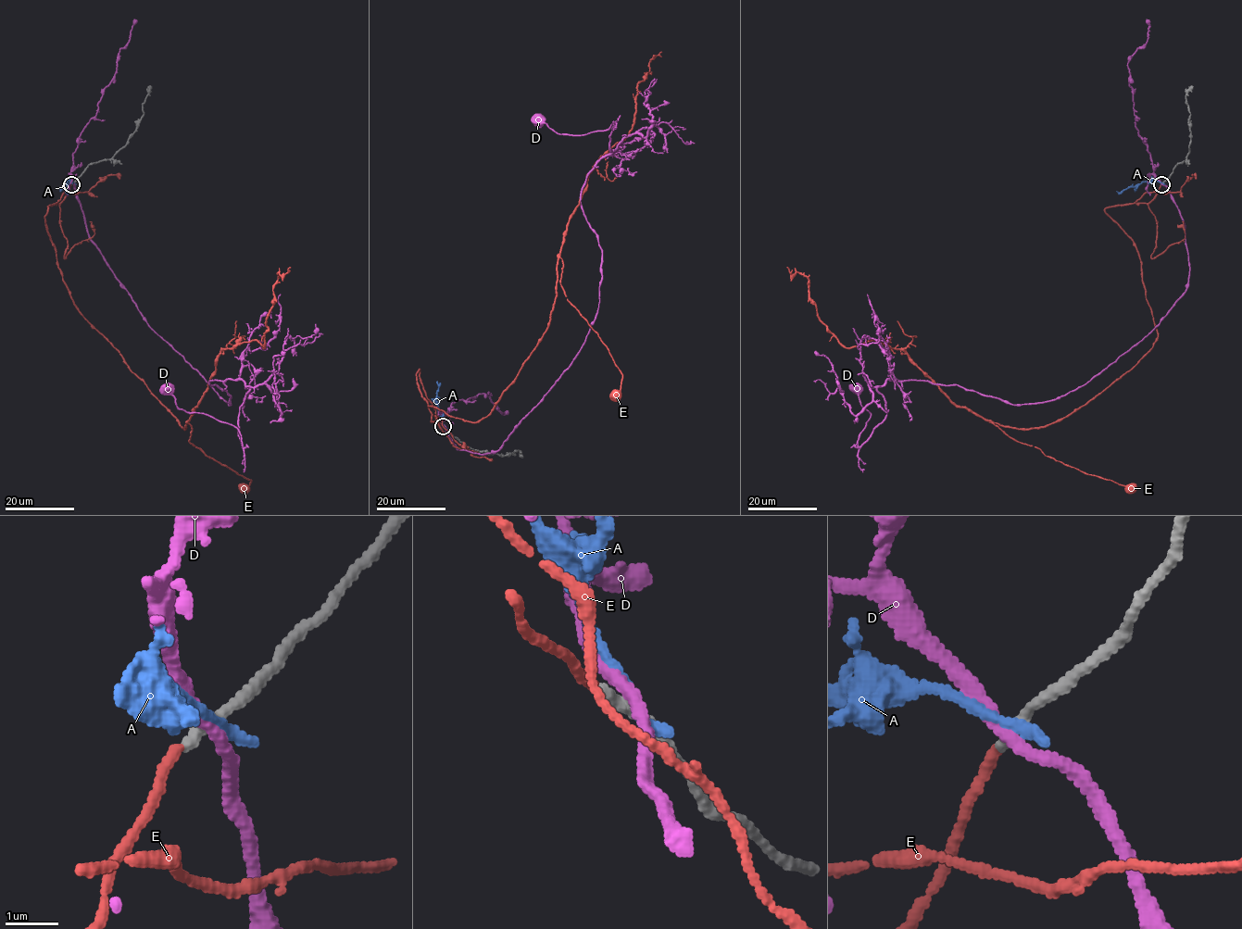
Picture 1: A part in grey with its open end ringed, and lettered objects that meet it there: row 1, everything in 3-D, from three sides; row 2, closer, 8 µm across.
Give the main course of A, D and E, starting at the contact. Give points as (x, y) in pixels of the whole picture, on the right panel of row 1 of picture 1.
A: (1162, 182), (1142, 182), (1117, 191)
D: (1161, 183), (1188, 287), (1073, 390), (1010, 404), (888, 379), (859, 446), (855, 388)
E: (1161, 184), (1147, 203), (1105, 212), (1136, 250), (1157, 340), (1067, 415), (1030, 428), (993, 423), (1129, 490)

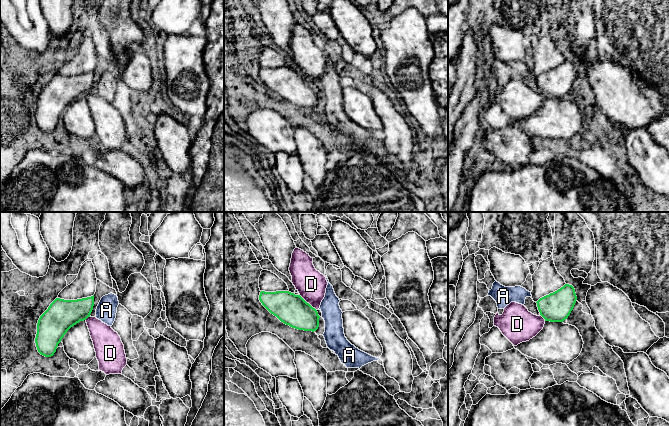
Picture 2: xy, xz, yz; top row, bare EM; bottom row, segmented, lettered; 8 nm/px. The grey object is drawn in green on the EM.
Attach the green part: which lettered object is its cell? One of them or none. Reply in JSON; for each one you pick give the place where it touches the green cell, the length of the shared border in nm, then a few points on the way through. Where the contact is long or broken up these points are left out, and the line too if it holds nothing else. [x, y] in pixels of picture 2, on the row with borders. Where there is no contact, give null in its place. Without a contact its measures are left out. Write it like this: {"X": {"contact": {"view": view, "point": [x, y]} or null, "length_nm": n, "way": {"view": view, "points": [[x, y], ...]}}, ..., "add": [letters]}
{"E": {"contact": null}, "add": ["E"]}

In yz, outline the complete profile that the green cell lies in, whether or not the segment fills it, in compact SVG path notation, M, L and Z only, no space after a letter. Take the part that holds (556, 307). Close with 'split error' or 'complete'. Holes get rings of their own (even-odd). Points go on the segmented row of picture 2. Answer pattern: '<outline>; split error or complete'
M565 284L557 291L540 298L536 303L545 321L563 322L573 310L576 300L574 287Z; complete

